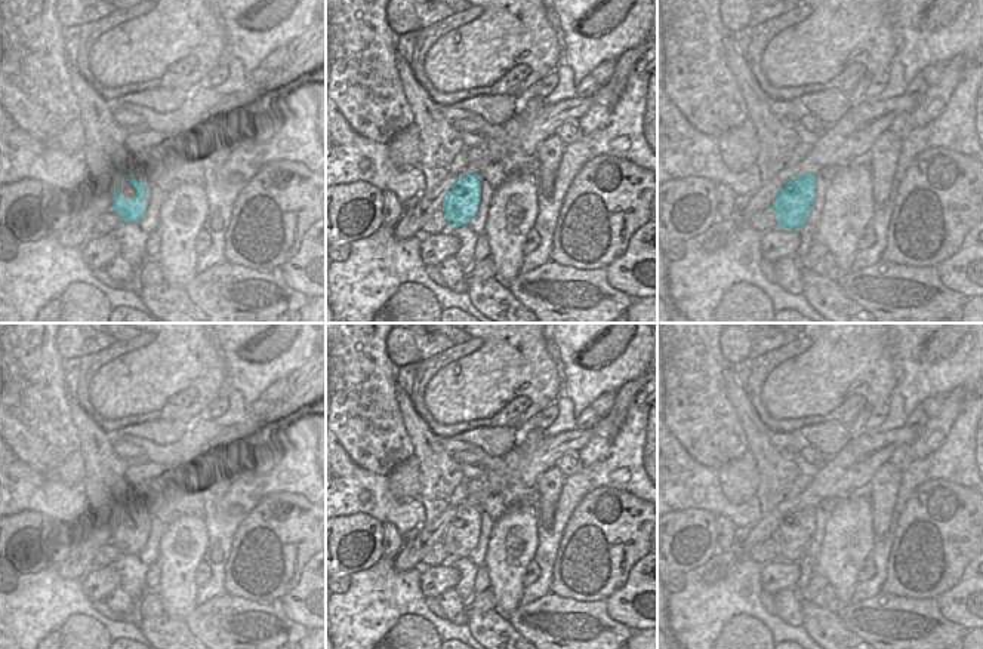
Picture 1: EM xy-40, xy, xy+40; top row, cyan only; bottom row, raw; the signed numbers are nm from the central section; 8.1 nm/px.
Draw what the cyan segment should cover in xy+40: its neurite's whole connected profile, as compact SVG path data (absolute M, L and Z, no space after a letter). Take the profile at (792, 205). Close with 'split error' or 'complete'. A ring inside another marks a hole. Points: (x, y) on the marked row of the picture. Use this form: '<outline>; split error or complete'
M802 175L792 179L779 193L771 207L777 213L777 224L783 230L804 228L816 197L816 175Z; complete

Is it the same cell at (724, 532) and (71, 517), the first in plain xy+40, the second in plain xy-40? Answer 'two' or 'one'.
two

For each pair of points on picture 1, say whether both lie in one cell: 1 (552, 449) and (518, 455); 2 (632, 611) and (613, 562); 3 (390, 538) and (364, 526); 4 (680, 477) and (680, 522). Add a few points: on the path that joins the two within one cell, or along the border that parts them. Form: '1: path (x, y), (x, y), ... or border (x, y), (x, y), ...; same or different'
1: border (551, 436), (523, 461), (505, 467); different
2: border (641, 557), (626, 581), (606, 599); different
3: border (384, 523), (382, 556); different
4: border (672, 511), (703, 508), (714, 516); different

